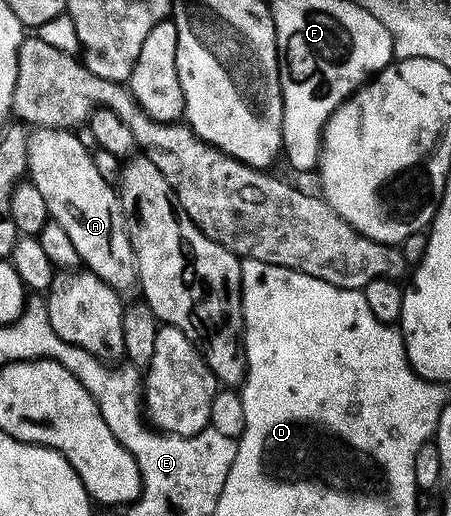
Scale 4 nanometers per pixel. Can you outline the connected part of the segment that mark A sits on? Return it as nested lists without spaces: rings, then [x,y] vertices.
[[[45,126],[28,135],[27,177],[42,192],[51,221],[66,228],[81,263],[97,274],[110,288],[125,292],[137,285],[136,257],[124,223],[124,210],[113,183],[102,180],[94,168],[92,152],[82,148],[72,130],[55,130]]]

